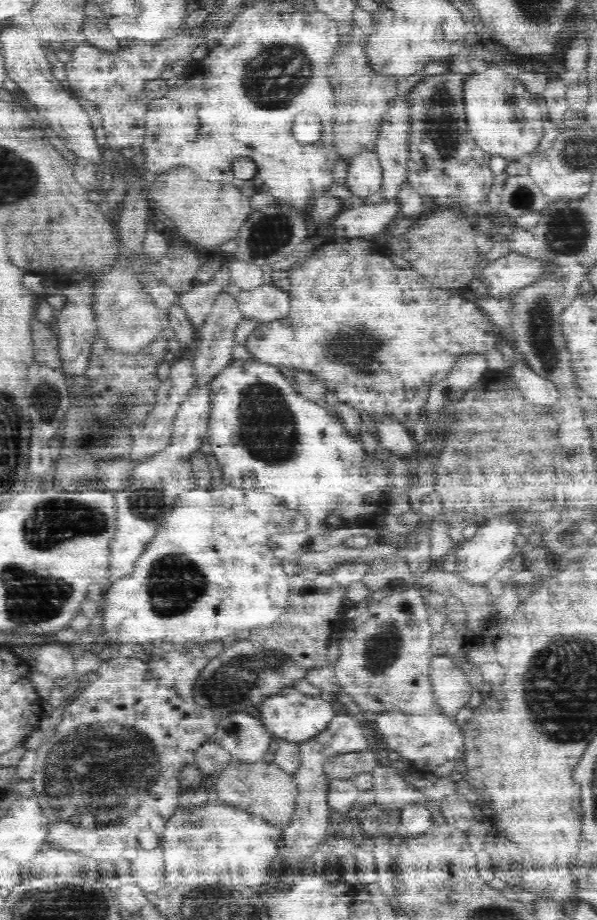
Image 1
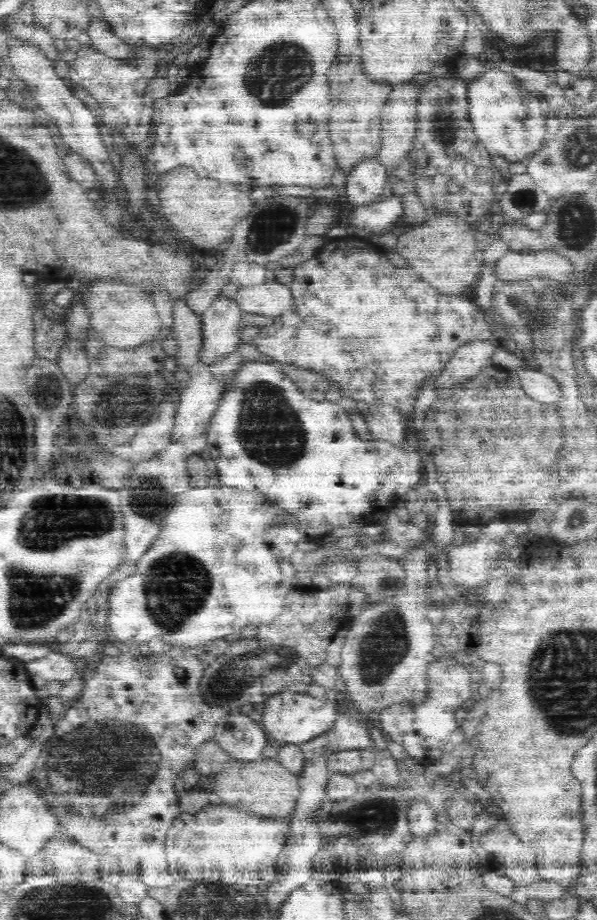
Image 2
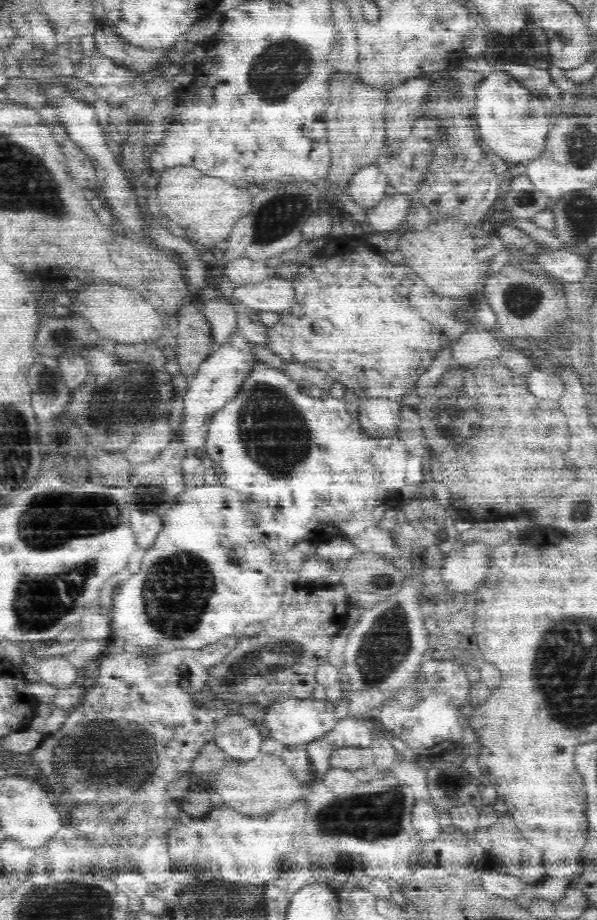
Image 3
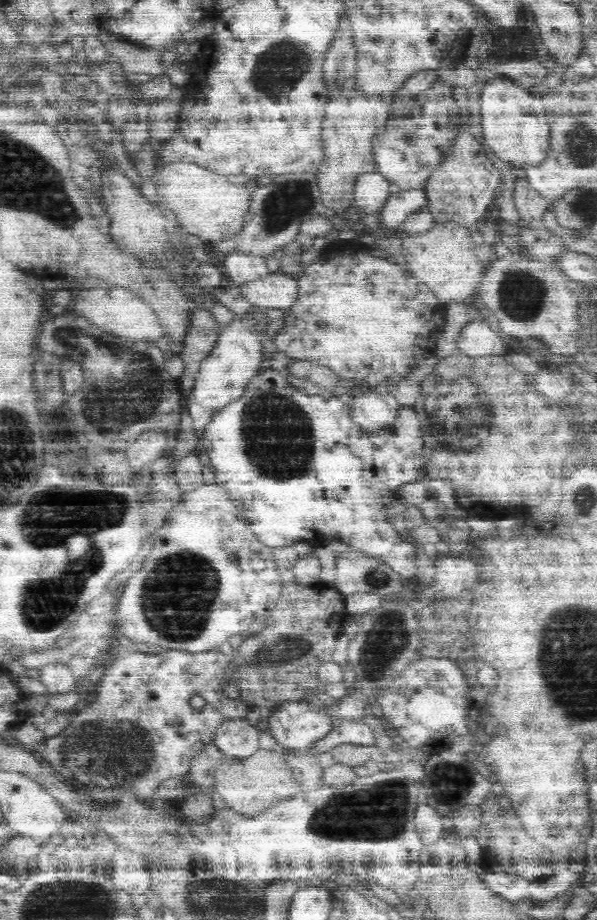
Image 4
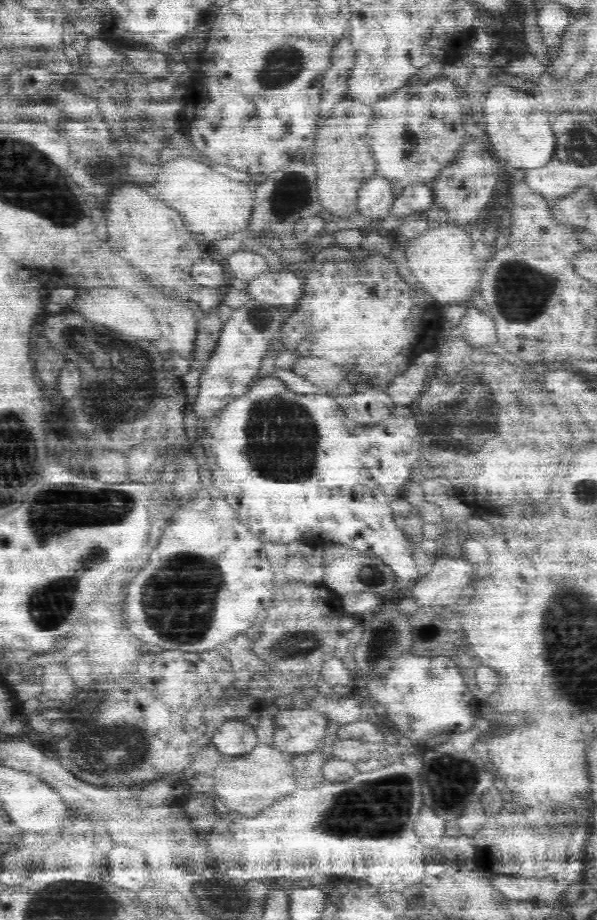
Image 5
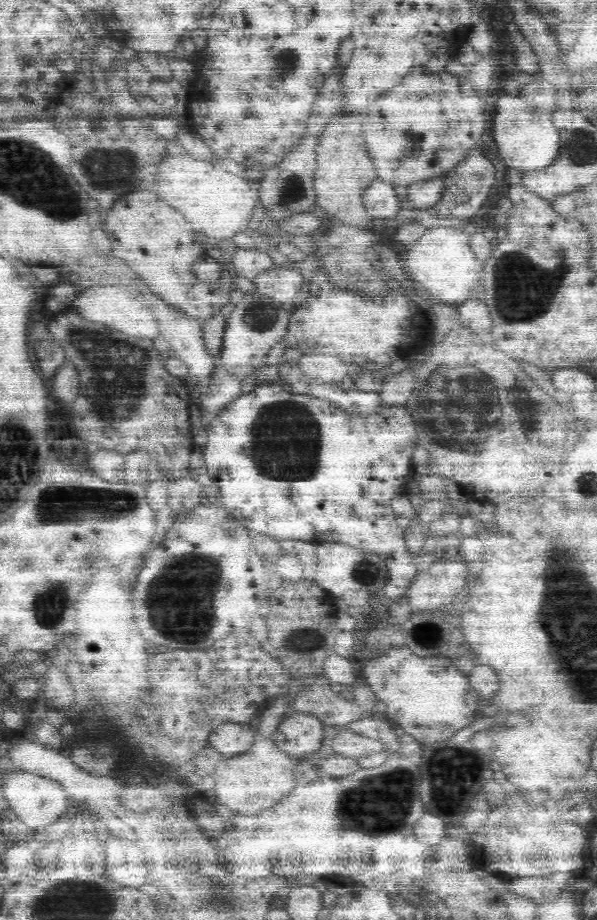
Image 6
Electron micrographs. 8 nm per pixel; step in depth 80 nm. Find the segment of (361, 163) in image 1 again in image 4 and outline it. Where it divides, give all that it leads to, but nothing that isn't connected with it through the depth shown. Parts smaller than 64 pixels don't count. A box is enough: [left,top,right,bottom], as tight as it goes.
[355,171,394,217]

